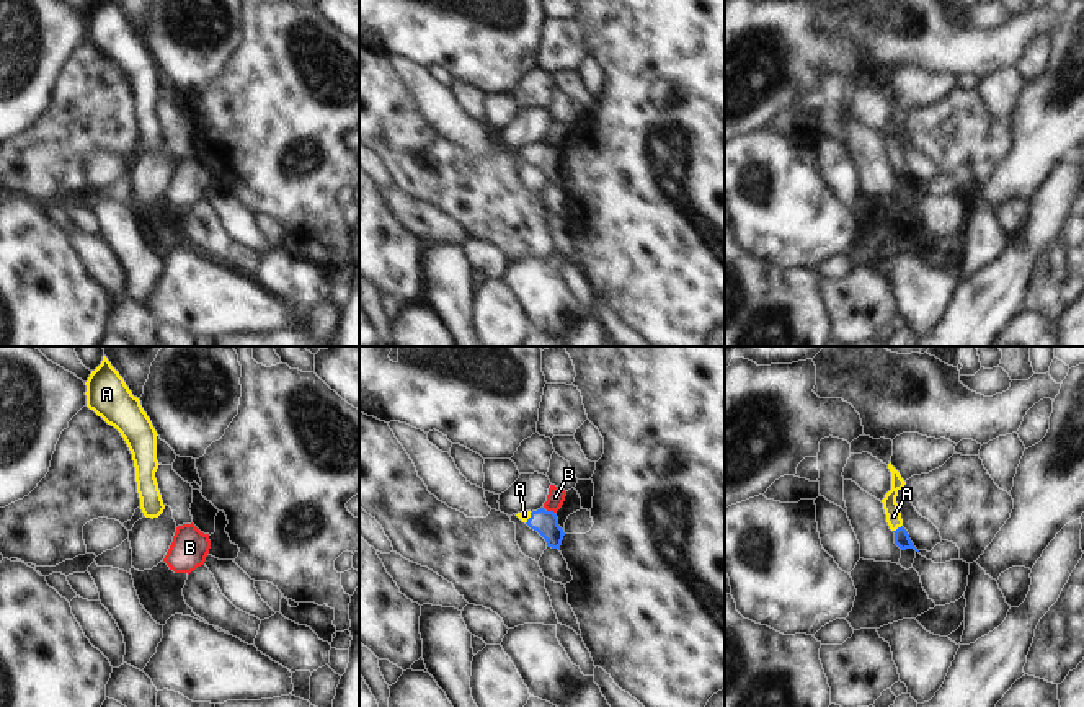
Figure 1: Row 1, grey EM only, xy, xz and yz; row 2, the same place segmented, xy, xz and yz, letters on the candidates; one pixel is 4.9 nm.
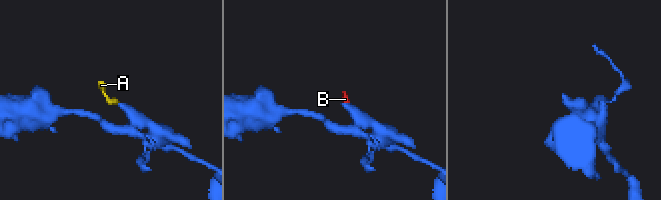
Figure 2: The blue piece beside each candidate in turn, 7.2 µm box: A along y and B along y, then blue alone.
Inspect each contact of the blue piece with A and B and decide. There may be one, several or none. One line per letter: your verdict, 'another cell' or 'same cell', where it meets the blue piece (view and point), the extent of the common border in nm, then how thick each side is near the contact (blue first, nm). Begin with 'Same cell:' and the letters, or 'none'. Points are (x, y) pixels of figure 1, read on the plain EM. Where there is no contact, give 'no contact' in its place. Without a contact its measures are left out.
Same cell: A
A: same cell | yz (898, 162) | 60 nm | 80/80 nm
B: another cell | xz (550, 146) | 40 nm | 120/90 nm

